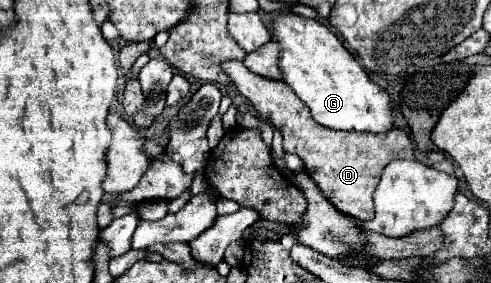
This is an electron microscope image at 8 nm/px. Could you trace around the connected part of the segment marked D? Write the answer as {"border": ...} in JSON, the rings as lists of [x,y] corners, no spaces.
{"border":[[[229,59],[221,63],[221,69],[237,91],[251,101],[253,109],[271,125],[279,127],[283,133],[285,153],[295,153],[305,163],[305,171],[315,179],[323,195],[345,215],[351,215],[359,221],[373,219],[373,191],[379,183],[383,167],[391,159],[413,159],[413,145],[407,133],[399,127],[389,129],[387,133],[355,133],[355,131],[335,131],[315,123],[307,105],[283,83],[251,73],[241,61]]]}

